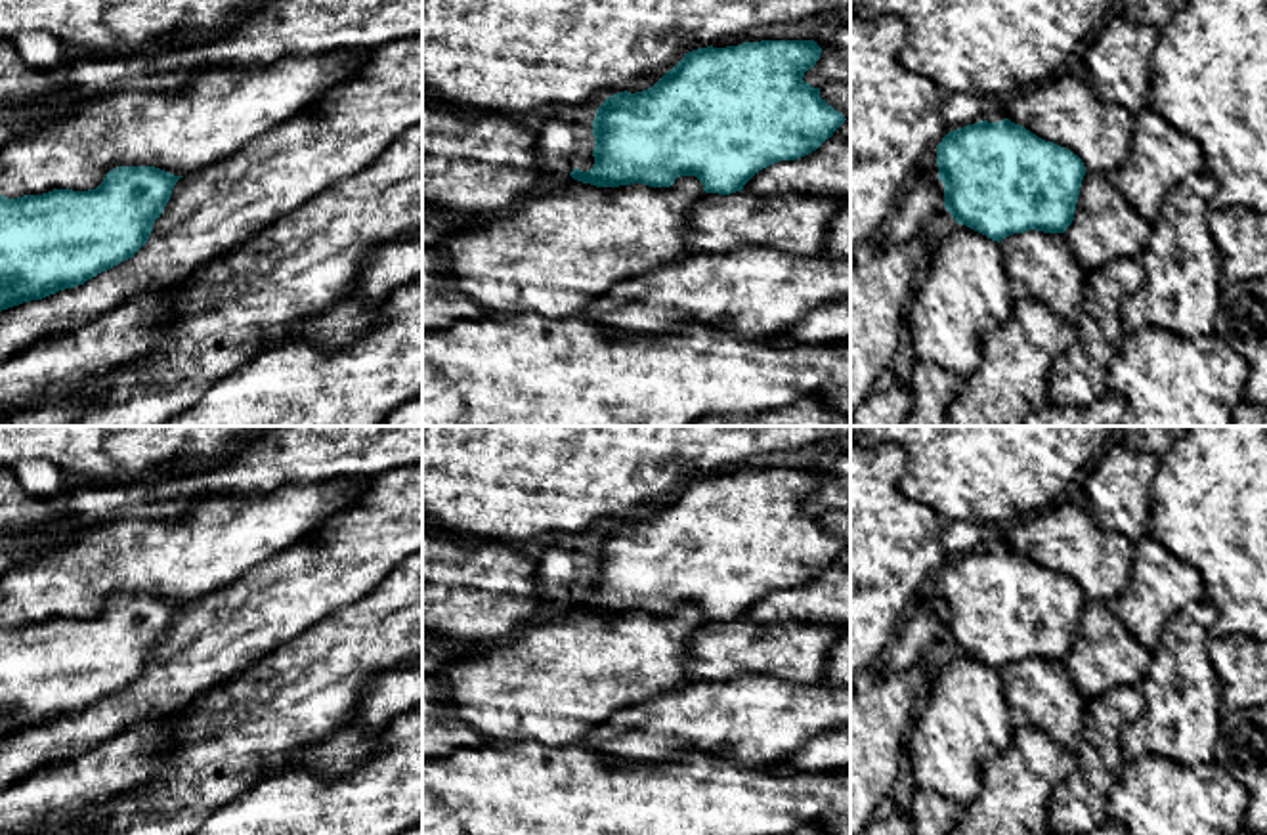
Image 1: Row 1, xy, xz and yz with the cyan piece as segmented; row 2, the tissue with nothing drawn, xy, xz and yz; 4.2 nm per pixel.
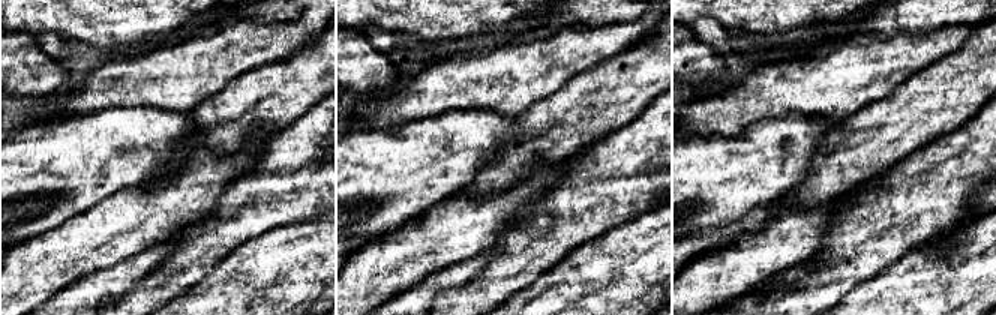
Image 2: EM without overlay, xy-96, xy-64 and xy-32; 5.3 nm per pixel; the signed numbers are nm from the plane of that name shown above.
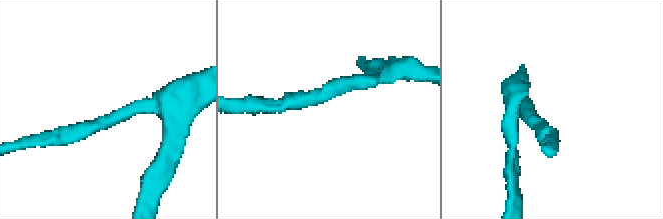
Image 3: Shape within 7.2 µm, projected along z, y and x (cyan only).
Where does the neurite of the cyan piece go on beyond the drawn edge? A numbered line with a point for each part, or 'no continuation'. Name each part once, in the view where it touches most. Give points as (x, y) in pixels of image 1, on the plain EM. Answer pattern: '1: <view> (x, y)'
no continuation

